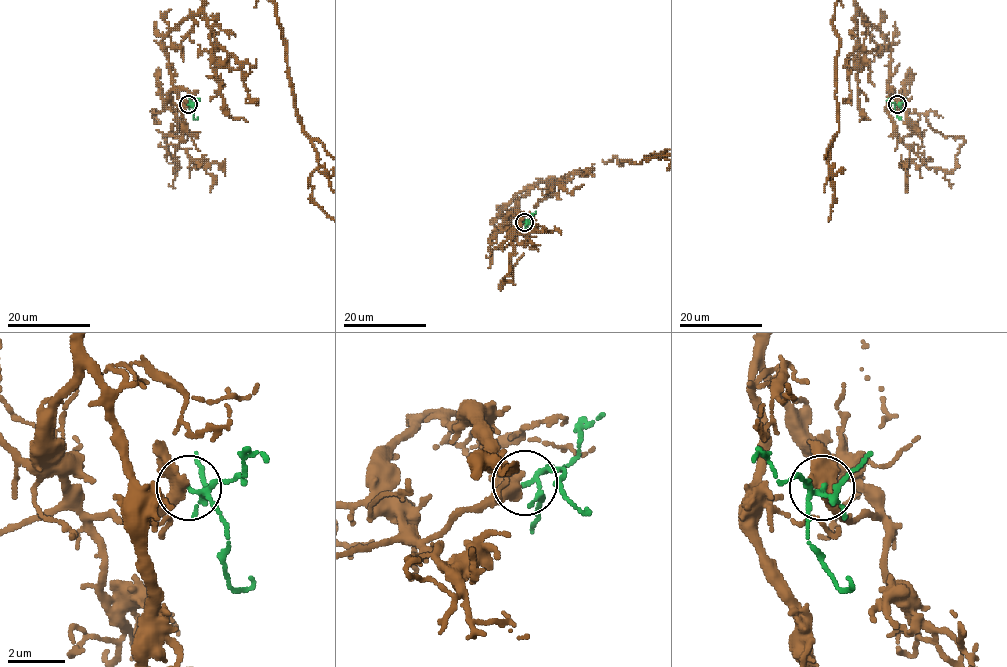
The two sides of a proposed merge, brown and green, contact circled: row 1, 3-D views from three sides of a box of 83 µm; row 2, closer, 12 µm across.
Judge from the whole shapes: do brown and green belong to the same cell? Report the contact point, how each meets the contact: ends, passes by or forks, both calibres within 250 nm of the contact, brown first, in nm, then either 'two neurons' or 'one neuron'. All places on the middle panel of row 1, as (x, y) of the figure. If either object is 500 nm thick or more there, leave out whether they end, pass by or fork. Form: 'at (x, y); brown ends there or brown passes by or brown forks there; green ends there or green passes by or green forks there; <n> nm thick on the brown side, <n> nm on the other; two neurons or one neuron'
at (524, 222); brown passes by; green forks there; 460 nm thick on the brown side, 110 nm on the other; one neuron

